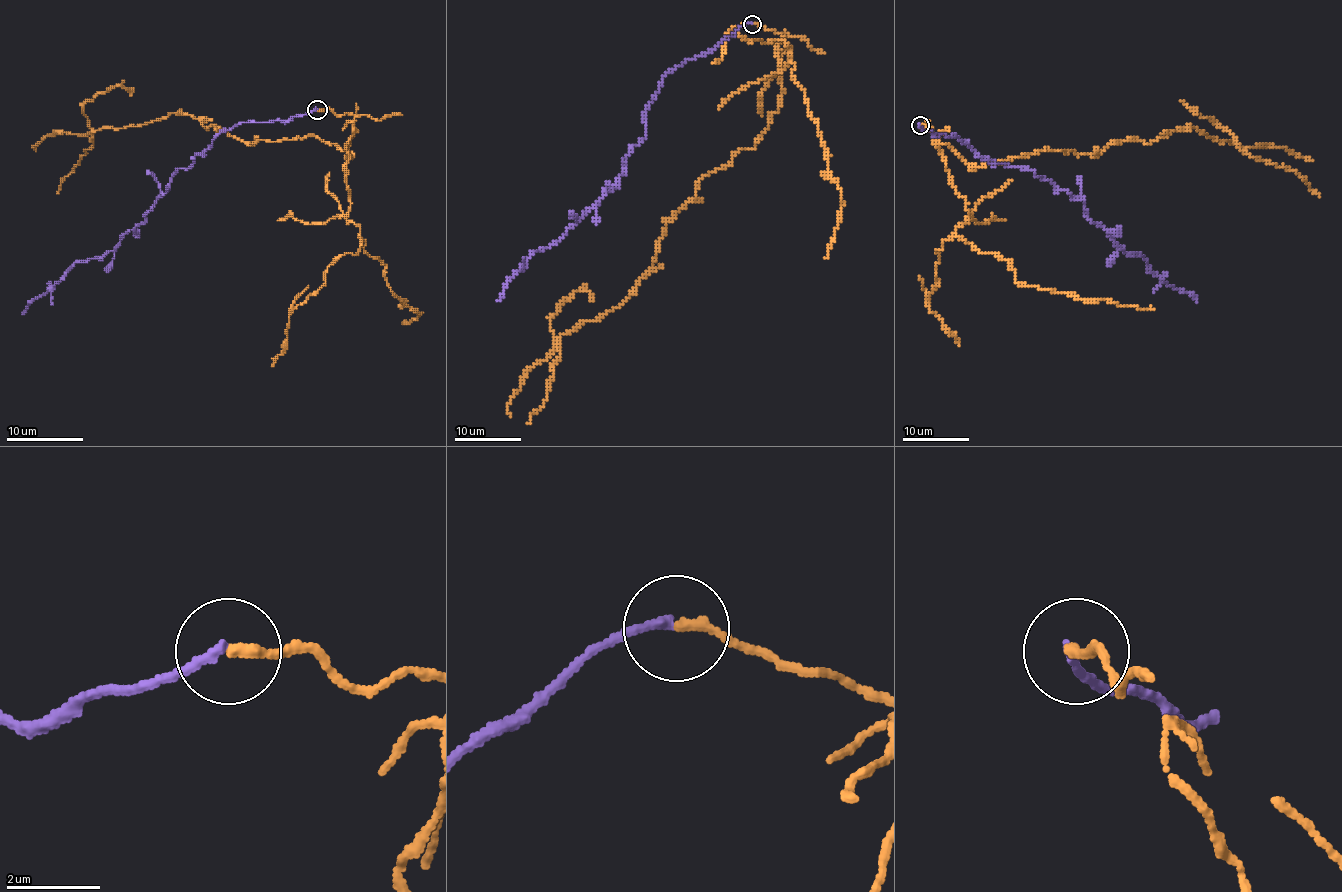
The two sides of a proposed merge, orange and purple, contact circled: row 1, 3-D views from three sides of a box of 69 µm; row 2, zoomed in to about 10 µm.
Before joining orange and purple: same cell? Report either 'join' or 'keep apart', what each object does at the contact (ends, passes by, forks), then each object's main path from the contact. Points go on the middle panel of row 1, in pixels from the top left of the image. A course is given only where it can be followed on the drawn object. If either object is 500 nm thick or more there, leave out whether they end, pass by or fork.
keep apart; orange ends; purple ends; course orange (752, 24), (784, 35), (771, 123), (752, 149), (704, 174), (625, 300), (561, 336), (547, 399), (528, 422); course purple (752, 24), (663, 77), (643, 116), (645, 134), (630, 149), (618, 184), (566, 234), (529, 257), (498, 301)

